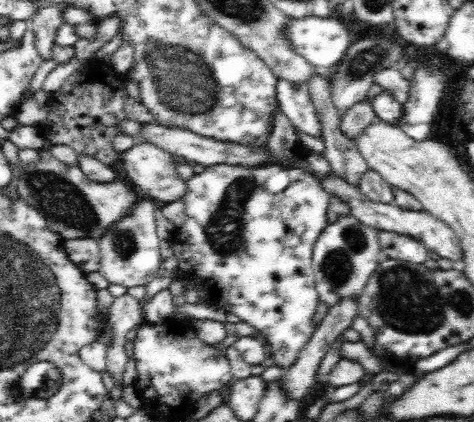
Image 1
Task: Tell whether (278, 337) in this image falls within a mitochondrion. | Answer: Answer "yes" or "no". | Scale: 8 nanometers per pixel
no

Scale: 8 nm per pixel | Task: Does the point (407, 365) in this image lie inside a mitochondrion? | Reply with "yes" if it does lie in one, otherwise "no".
no

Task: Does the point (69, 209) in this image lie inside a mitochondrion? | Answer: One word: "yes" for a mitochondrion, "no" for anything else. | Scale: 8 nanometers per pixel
yes

